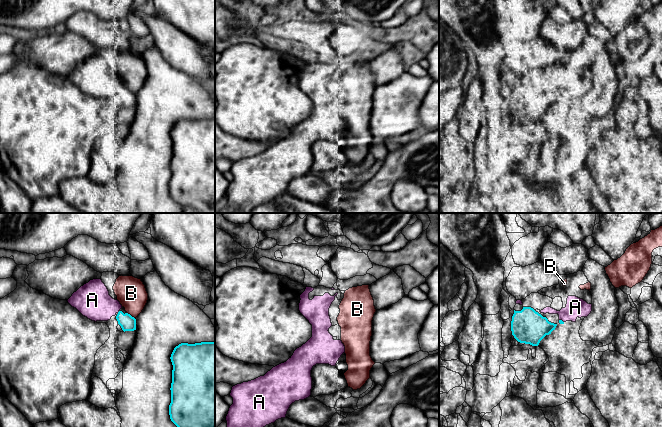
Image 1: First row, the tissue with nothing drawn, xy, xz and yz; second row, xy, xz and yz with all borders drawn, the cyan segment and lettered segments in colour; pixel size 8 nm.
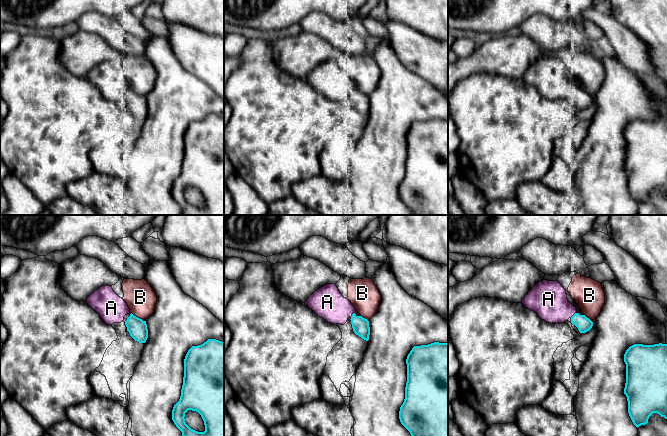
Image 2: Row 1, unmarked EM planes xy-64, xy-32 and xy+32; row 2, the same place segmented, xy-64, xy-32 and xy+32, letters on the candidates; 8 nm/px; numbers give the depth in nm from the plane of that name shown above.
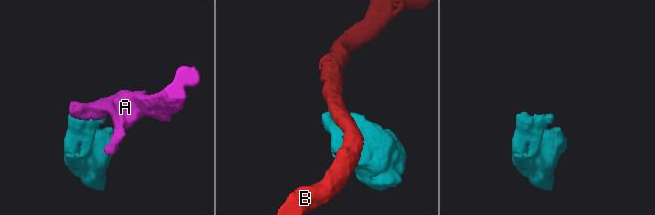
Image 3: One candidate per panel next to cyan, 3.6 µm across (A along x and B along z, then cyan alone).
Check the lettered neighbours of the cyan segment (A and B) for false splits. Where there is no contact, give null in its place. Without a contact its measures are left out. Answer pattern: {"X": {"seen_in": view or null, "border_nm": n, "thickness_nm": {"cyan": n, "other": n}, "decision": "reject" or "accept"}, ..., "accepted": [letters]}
{"A": {"seen_in": "yz", "border_nm": 50, "thickness_nm": {"cyan": 30, "other": 160}, "decision": "accept"}, "B": {"seen_in": "xy", "border_nm": 80, "thickness_nm": {"cyan": 130, "other": 240}, "decision": "reject"}, "accepted": ["A"]}

